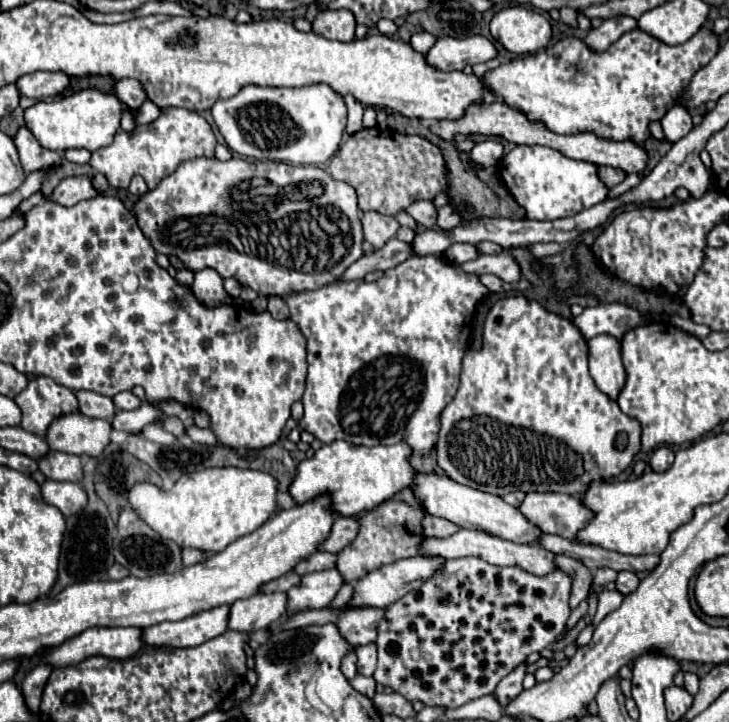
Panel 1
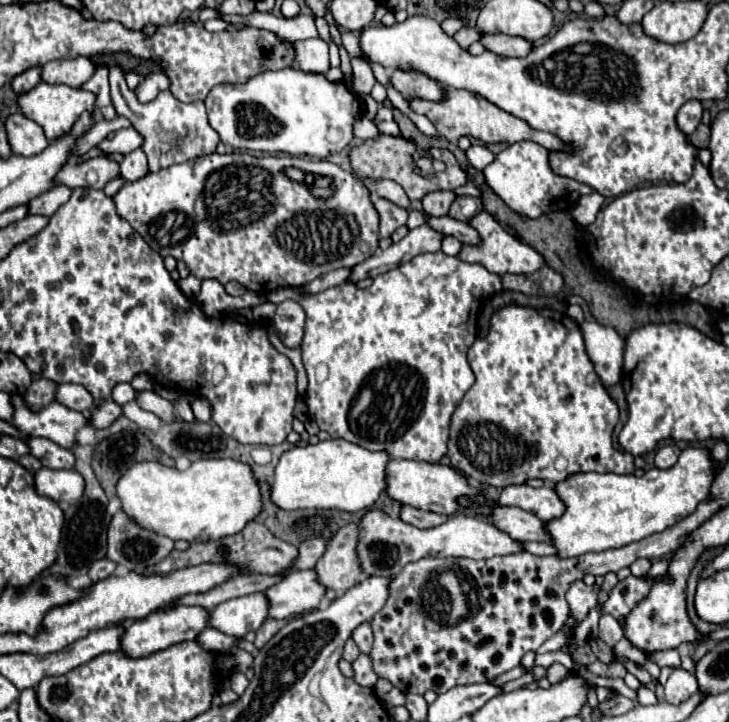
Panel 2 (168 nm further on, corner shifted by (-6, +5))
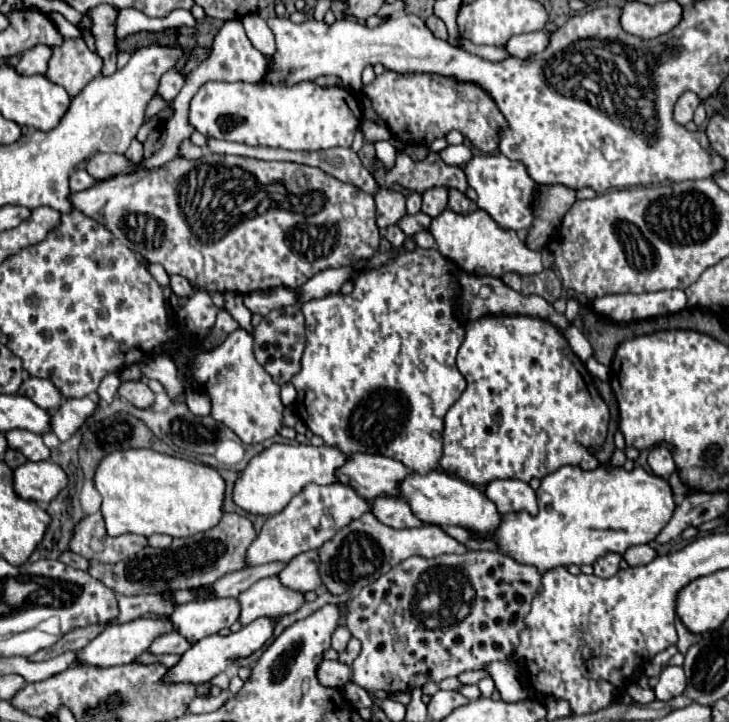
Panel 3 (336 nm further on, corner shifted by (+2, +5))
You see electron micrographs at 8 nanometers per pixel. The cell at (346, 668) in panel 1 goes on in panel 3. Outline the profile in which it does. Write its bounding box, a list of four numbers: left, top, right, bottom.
[331,627,351,653]

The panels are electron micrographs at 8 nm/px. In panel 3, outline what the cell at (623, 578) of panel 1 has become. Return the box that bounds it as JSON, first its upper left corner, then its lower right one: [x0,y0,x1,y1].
[623,543,657,567]

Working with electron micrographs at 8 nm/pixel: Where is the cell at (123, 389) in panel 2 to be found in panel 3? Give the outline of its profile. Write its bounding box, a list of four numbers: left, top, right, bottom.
[97,373,121,403]

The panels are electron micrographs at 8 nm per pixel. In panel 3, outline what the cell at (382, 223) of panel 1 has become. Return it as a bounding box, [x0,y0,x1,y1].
[375,187,405,229]

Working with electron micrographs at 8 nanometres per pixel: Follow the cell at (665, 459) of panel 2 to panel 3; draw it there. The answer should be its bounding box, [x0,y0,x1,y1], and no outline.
[647,447,675,477]

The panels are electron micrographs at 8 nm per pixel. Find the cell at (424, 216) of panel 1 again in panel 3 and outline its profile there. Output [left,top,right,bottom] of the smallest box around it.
[421,189,447,217]

